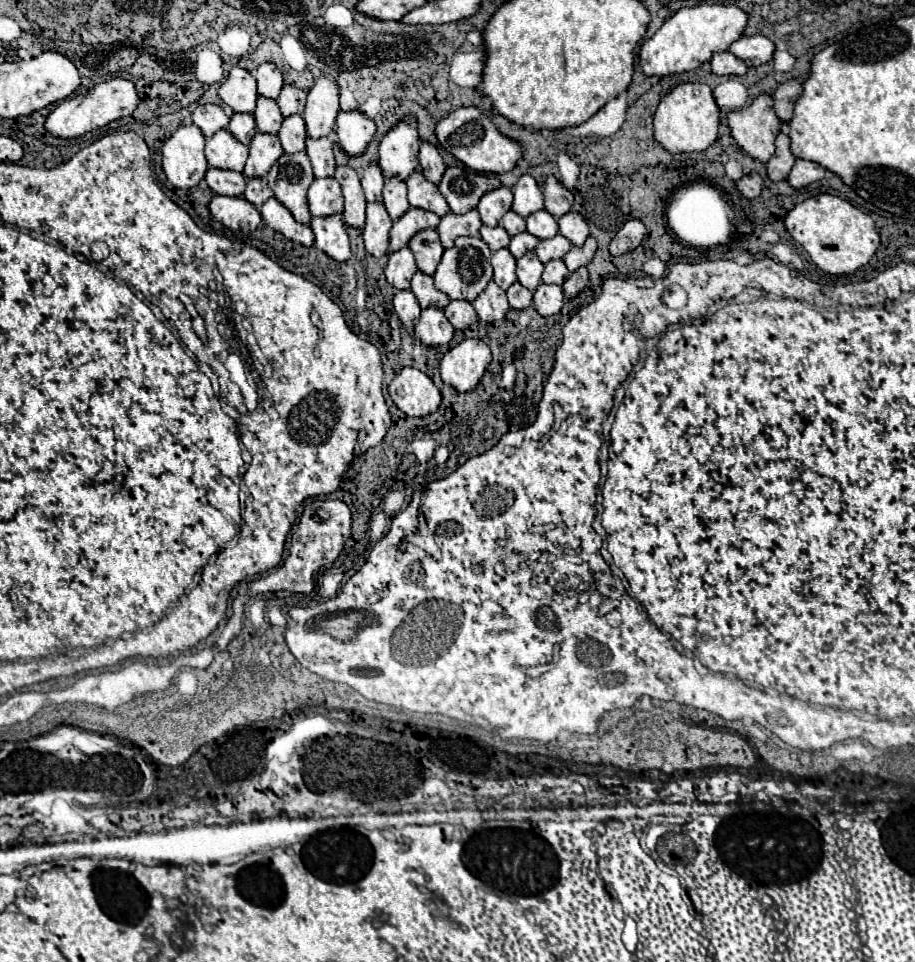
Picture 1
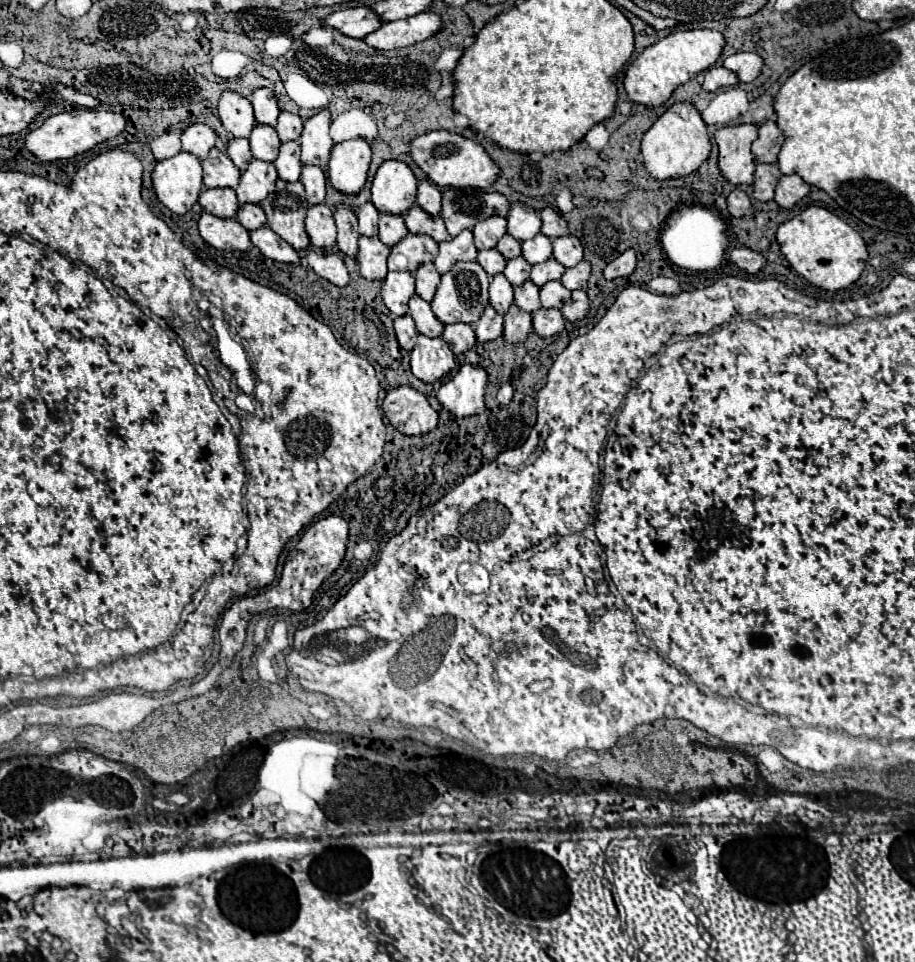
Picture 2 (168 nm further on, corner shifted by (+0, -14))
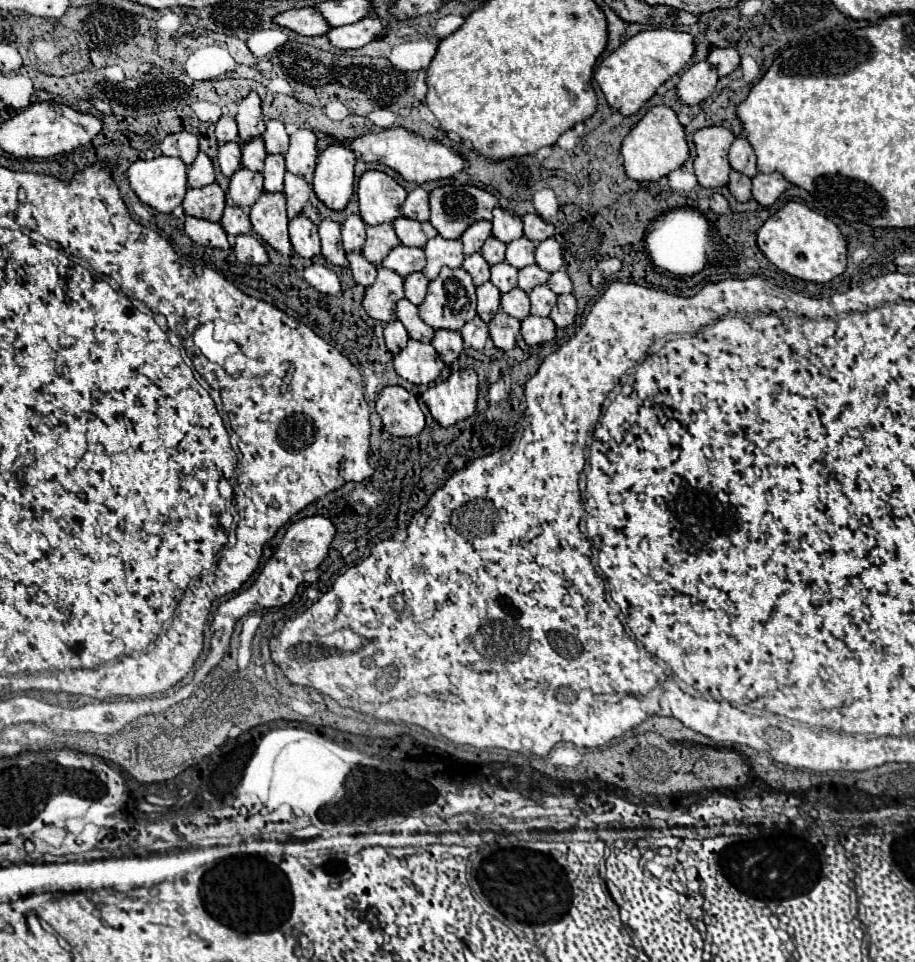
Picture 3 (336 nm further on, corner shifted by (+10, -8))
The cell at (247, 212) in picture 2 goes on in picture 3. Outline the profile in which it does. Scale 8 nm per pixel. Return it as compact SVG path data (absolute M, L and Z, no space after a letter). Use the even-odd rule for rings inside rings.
M227 204L223 218L221 218L221 226L225 228L225 232L229 236L239 236L239 234L247 234L251 232L251 224L249 224L249 214L235 206L235 204Z

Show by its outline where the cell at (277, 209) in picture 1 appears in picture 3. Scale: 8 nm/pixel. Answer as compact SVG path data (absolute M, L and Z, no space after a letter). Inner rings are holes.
M241 234L235 238L235 254L237 254L237 260L241 260L243 264L267 264L269 262L267 248L257 236L251 236L251 234Z

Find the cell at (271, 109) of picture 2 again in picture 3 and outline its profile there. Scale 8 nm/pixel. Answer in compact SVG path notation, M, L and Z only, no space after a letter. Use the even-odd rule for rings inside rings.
M249 92L249 96L241 100L237 112L237 126L239 126L239 142L249 140L251 136L261 136L265 132L261 98L257 96L257 92Z

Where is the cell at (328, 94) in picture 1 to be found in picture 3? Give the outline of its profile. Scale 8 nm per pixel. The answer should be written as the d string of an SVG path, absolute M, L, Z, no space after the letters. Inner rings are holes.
M299 128L297 132L291 134L289 150L285 154L285 164L287 170L299 176L305 176L309 182L313 178L313 170L317 164L317 136L309 128Z

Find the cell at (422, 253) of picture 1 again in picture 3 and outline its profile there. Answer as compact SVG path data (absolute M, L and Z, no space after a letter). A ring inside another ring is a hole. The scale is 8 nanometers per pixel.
M411 272L407 278L405 278L405 298L413 304L421 304L423 298L425 298L425 290L427 290L427 276L423 272Z

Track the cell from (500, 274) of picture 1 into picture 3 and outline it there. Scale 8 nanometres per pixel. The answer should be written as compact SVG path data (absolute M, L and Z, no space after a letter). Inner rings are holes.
M485 282L477 286L477 314L485 322L491 322L491 318L499 310L499 298L501 292L497 292L497 286L493 282Z

